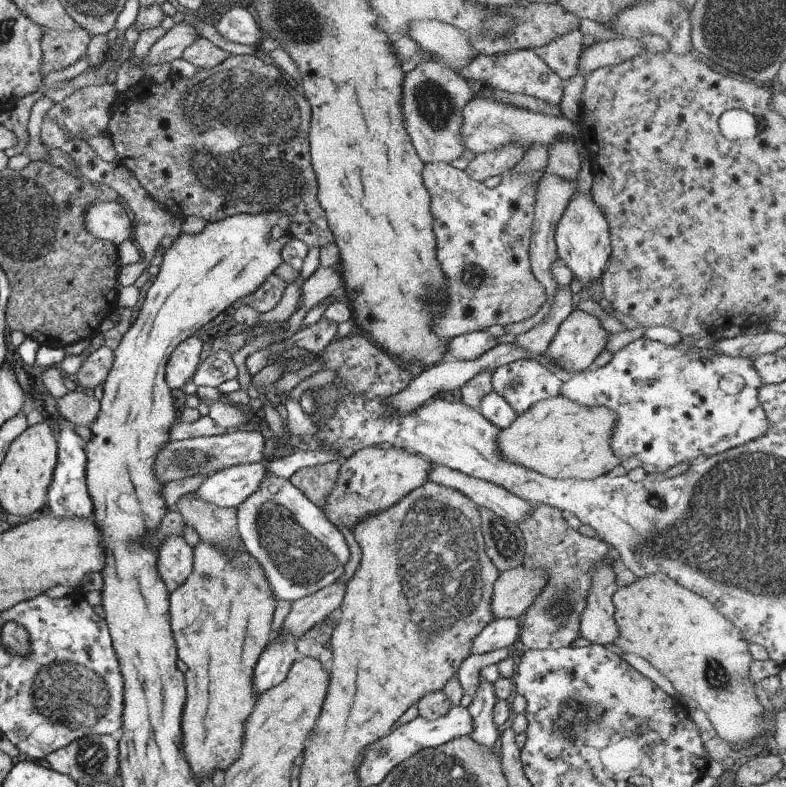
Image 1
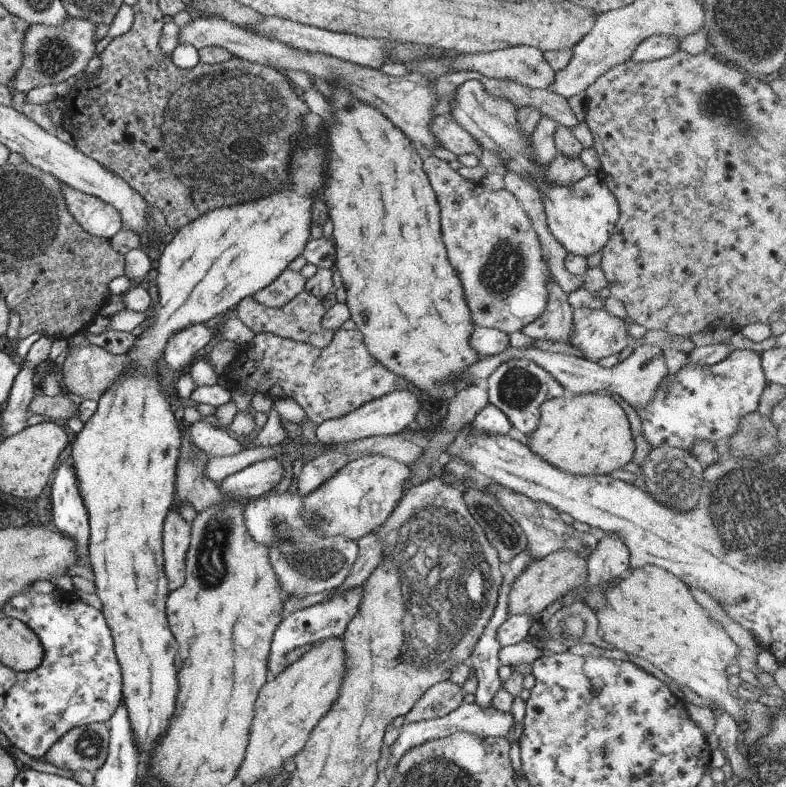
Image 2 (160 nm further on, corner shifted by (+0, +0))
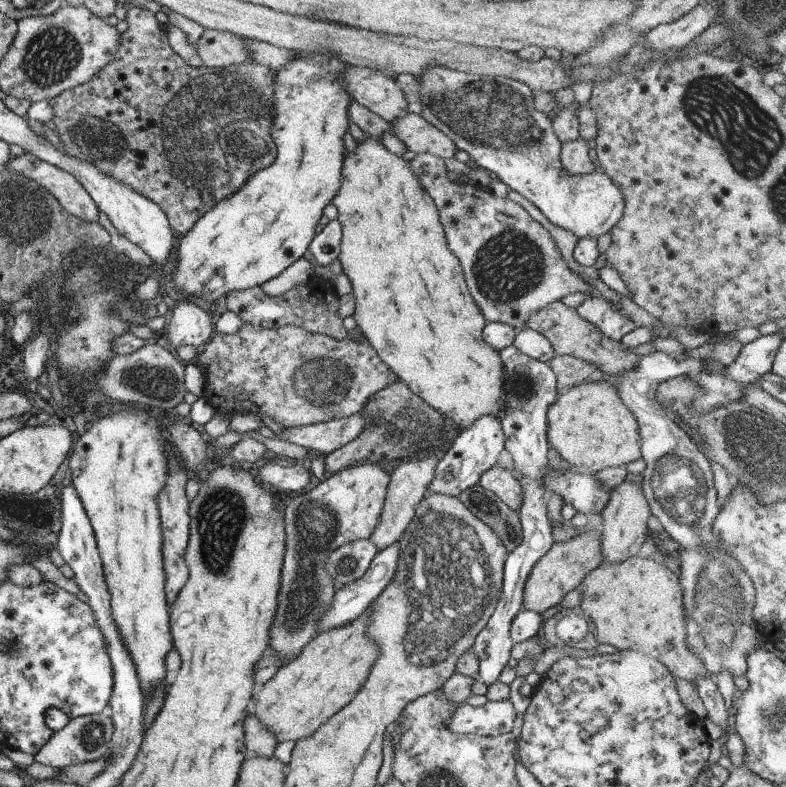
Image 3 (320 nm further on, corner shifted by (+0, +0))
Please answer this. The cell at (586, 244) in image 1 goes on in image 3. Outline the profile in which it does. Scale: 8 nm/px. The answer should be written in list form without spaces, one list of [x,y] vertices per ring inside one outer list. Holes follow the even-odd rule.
[[[429,65],[414,78],[418,81],[420,114],[431,126],[446,134],[457,150],[463,150],[479,170],[491,172],[495,178],[509,186],[535,208],[554,226],[571,232],[577,241],[595,238],[611,231],[621,219],[623,198],[605,174],[596,172],[585,175],[569,175],[561,168],[558,152],[559,140],[551,130],[545,113],[533,108],[533,92],[526,84],[504,77],[488,78],[485,75],[464,73],[441,65]]]

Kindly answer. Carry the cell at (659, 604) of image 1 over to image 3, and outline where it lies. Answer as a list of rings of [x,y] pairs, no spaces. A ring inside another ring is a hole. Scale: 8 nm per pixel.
[[[633,555],[619,562],[603,561],[583,577],[579,586],[581,588],[579,606],[593,622],[594,639],[597,644],[610,644],[618,651],[625,649],[641,651],[667,666],[673,677],[678,676],[688,682],[692,682],[697,675],[710,676],[702,662],[688,650],[678,576],[660,560]]]

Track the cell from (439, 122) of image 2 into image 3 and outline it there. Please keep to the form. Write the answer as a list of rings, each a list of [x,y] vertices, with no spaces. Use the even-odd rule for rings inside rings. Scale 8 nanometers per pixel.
[[[407,113],[393,119],[389,124],[389,133],[405,146],[406,151],[415,154],[429,153],[445,160],[453,157],[457,150],[446,134],[431,126],[419,114]]]

